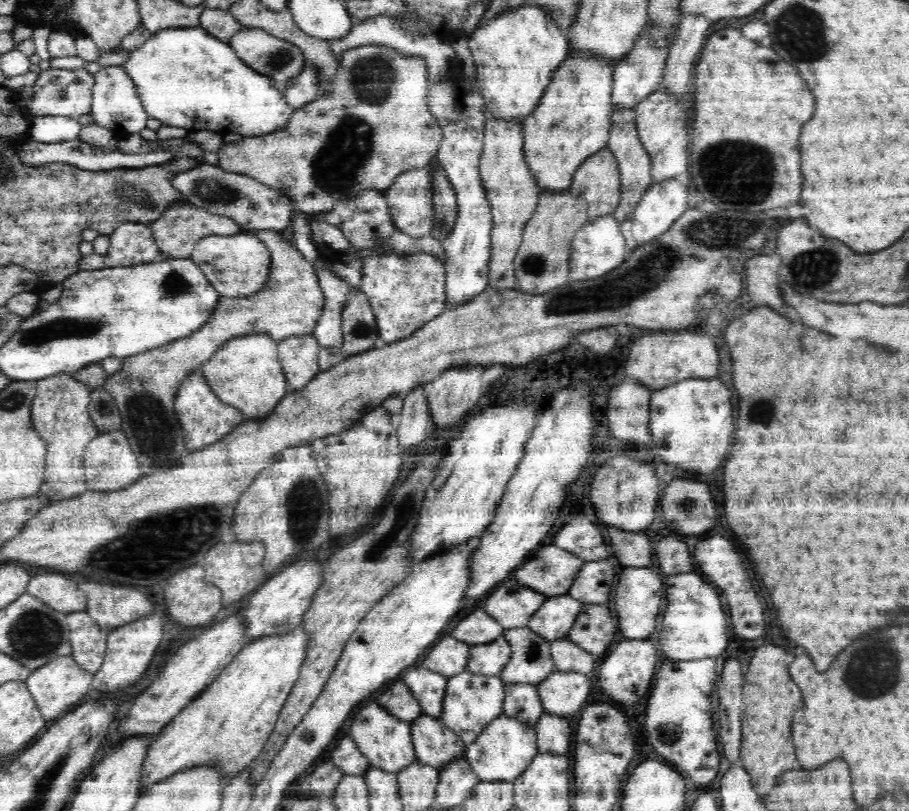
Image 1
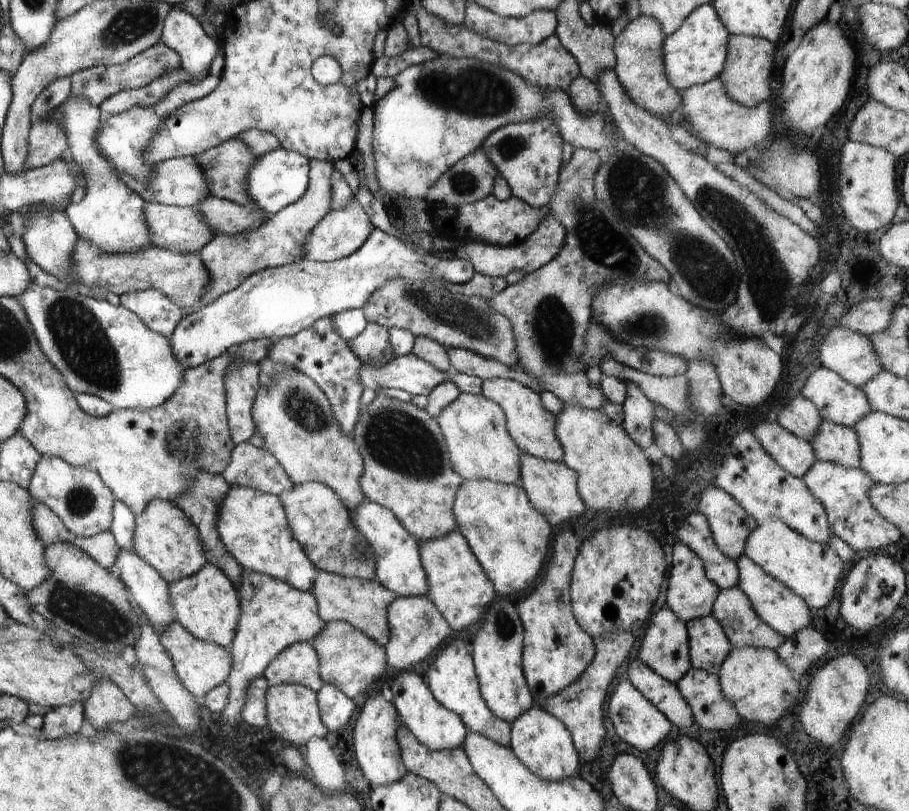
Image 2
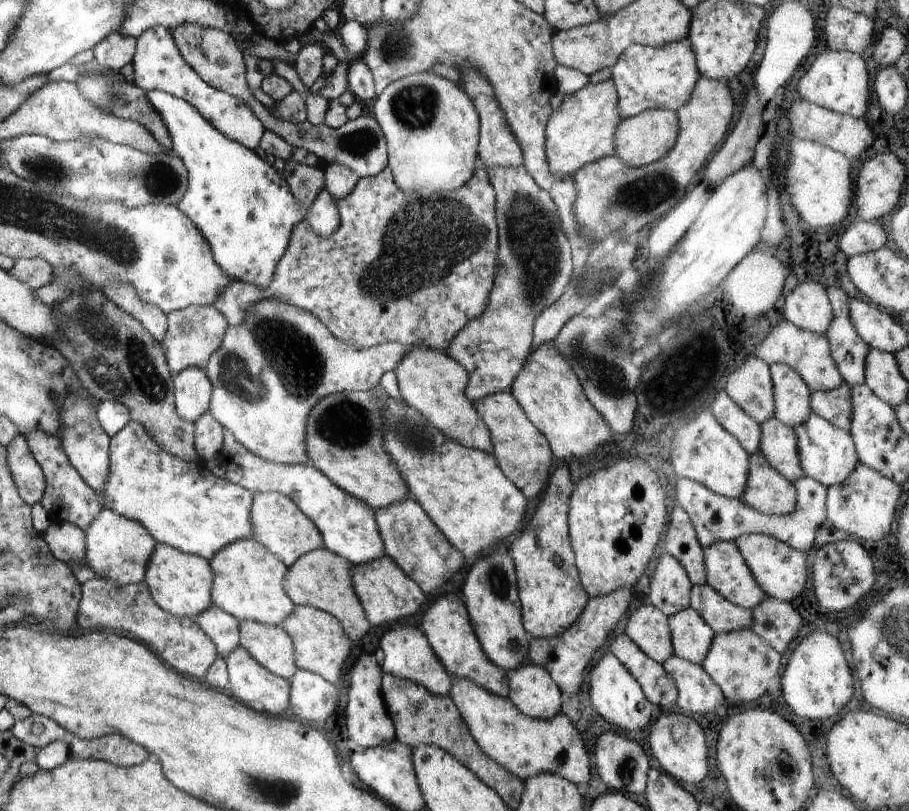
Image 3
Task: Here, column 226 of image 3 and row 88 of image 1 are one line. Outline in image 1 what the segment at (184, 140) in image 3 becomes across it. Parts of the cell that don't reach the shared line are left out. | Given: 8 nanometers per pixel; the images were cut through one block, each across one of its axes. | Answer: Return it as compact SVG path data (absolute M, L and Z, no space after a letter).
M201 26L155 32L132 51L130 58L120 67L134 81L138 97L149 115L162 121L164 125L185 128L188 134L210 130L220 137L227 134L239 134L243 137L268 135L282 130L295 111L268 77L248 67L238 58L229 43L212 37Z

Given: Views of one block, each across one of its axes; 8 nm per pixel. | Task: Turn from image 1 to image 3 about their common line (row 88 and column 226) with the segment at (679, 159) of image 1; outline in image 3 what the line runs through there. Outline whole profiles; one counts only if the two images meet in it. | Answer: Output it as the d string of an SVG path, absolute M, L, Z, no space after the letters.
M238 645L225 658L227 671L229 674L228 692L232 692L240 702L244 702L246 706L252 706L254 710L262 710L262 712L272 716L285 716L289 714L289 694L291 684L289 680L281 676L272 674L266 670L251 654L242 646Z

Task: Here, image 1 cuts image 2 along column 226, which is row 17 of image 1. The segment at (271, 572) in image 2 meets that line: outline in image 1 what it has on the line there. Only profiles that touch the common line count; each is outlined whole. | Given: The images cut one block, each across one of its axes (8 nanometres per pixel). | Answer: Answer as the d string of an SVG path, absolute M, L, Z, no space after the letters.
M532 3L497 14L465 38L473 55L477 86L484 97L487 111L498 119L524 120L538 106L546 87L552 80L552 75L569 53L564 30L554 24L554 20L546 15L546 11L540 5Z

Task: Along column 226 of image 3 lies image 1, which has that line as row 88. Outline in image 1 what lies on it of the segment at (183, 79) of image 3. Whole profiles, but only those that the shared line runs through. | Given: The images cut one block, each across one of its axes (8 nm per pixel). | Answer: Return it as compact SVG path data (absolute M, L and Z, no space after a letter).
M102 67L93 75L94 88L92 90L91 110L88 115L88 119L93 124L108 128L117 138L140 133L143 128L147 127L149 114L138 97L138 89L136 89L134 81L130 80L122 67Z

